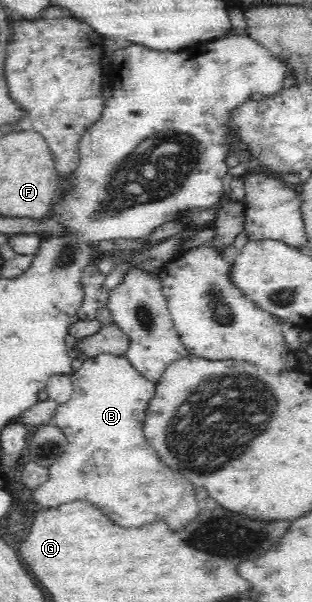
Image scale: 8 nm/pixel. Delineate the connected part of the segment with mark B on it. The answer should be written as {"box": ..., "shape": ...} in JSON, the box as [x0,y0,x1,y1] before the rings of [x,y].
{"box":[26,353,203,533],"shape":[[[110,353],[86,357],[80,369],[70,374],[69,378],[74,386],[72,397],[59,404],[53,415],[53,423],[68,439],[68,449],[62,458],[49,468],[49,478],[30,493],[30,503],[26,505],[26,511],[30,511],[35,505],[50,509],[81,500],[94,505],[100,513],[104,513],[110,521],[124,529],[138,529],[154,521],[164,521],[168,529],[176,533],[194,523],[203,507],[198,507],[198,502],[195,502],[192,483],[182,479],[180,473],[168,469],[142,435],[142,419],[146,406],[154,395],[155,383],[142,377],[125,355]]]}

